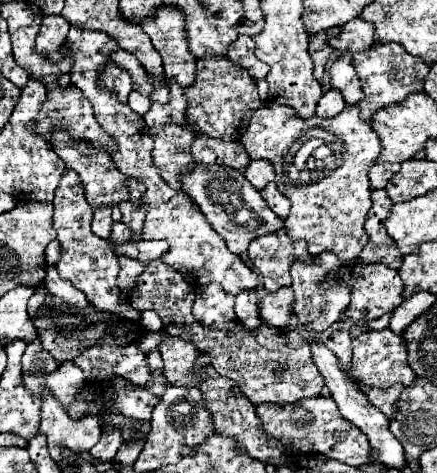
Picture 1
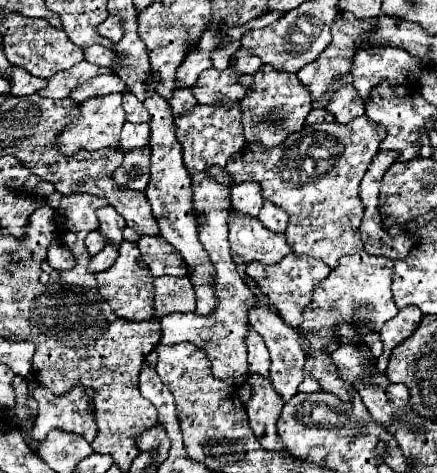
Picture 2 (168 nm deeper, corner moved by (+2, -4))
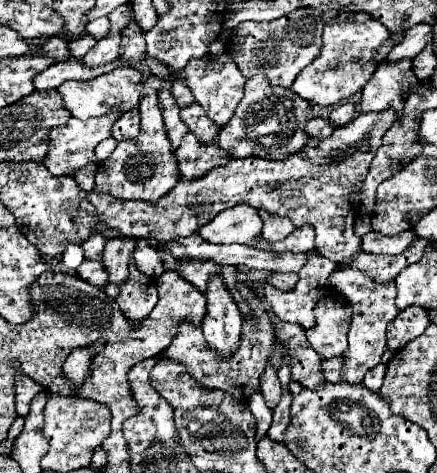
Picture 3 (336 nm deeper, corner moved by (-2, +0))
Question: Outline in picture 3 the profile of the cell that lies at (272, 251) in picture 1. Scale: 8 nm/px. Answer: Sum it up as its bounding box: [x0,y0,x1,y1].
[265,251,337,329]

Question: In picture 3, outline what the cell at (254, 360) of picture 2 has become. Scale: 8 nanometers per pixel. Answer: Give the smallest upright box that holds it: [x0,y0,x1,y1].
[261,365,281,411]

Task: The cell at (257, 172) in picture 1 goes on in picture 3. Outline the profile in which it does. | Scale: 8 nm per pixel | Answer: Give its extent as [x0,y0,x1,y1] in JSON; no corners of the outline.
[197,203,261,245]

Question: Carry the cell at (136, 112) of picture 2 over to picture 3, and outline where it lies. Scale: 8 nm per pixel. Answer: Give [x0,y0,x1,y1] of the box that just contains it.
[111,109,139,141]

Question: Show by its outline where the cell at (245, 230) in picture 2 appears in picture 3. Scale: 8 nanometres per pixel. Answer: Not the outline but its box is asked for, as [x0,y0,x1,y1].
[255,225,315,253]

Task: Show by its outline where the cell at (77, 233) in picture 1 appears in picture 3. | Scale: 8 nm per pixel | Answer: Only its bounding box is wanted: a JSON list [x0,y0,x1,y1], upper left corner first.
[89,109,397,261]

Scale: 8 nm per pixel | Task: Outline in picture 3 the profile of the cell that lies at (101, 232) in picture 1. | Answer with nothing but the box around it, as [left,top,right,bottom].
[81,235,105,261]

